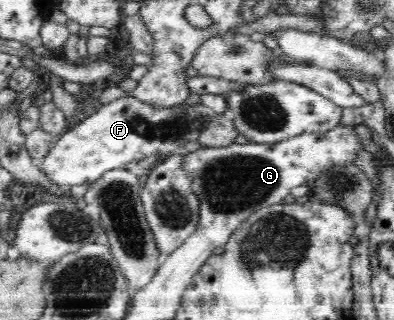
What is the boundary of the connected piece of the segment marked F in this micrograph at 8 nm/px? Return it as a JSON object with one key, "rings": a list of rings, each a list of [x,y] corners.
{"rings":[[[130,94],[99,106],[92,115],[64,131],[41,160],[40,168],[58,187],[69,188],[94,182],[107,171],[124,168],[132,161],[148,157],[163,159],[184,151],[186,145],[202,138],[203,131],[210,127],[215,115],[201,99],[198,103],[188,103],[184,99],[172,107],[164,107],[146,103]]]}

